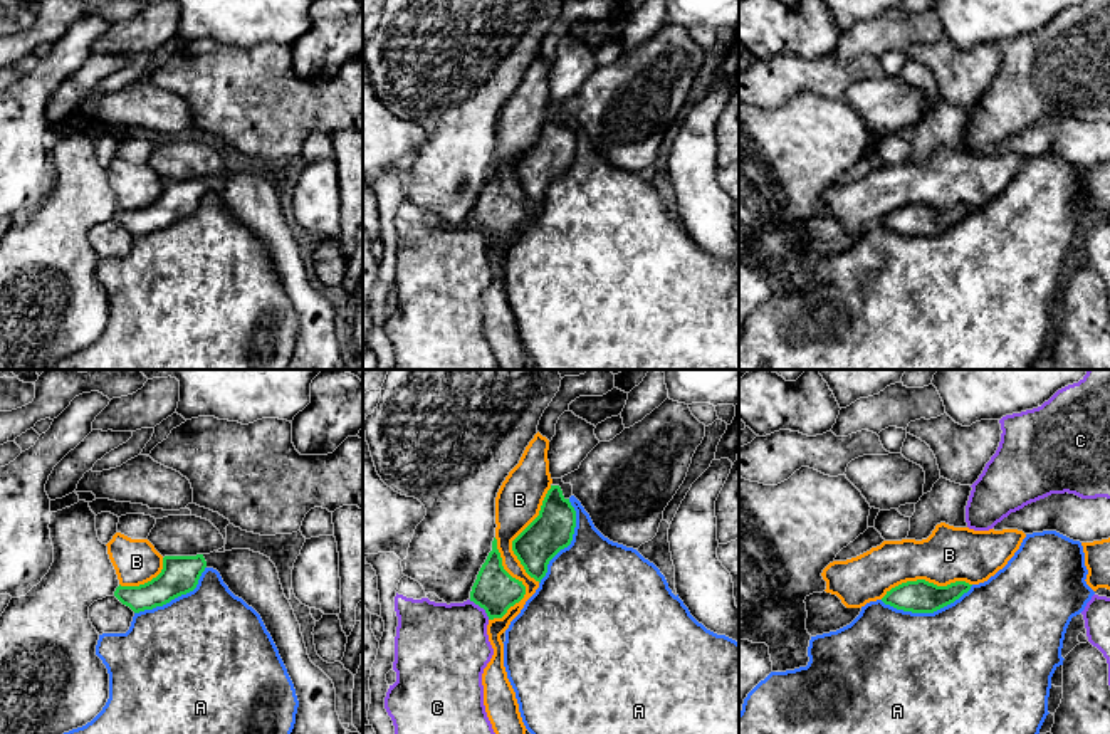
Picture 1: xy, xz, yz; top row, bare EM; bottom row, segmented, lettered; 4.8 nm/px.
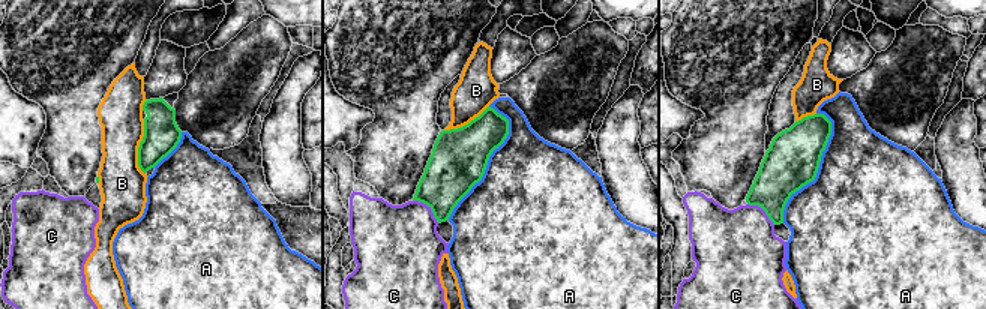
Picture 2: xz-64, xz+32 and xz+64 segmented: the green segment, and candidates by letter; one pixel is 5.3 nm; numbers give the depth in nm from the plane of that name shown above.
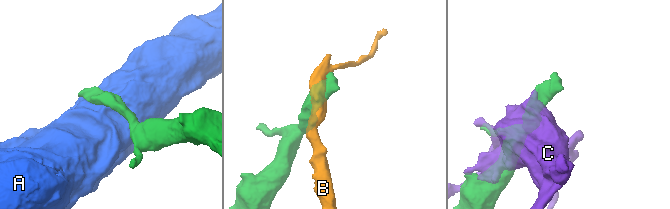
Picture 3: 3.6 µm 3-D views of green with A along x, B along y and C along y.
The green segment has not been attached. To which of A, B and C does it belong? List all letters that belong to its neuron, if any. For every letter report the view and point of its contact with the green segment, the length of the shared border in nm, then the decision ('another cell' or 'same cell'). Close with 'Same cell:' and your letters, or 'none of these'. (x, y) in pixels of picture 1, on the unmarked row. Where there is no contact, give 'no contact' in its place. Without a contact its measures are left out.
A: yz (926, 235) | 460 nm | another cell
B: xz (521, 207) | 400 nm | another cell
C: xz (481, 230) | 140 nm | another cell
Same cell: none of these

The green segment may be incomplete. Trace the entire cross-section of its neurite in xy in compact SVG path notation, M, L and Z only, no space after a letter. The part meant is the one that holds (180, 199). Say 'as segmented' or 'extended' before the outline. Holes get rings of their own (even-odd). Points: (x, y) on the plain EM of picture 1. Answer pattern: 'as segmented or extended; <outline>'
extended; M250 173L165 180L156 202L139 210L119 208L114 220L134 237L153 233L193 215L207 191L217 193L228 213L260 239L294 307L299 331L285 370L346 370L334 307L311 286L270 181Z

